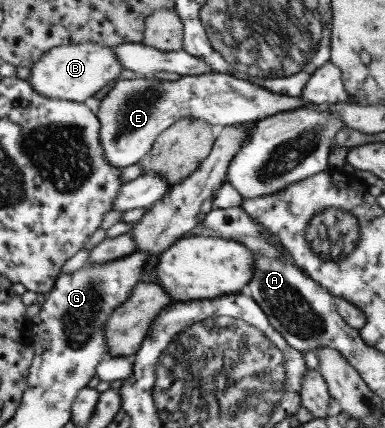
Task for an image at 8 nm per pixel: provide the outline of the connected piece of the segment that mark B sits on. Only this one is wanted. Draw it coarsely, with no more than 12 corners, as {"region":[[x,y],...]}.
{"region":[[93,42],[41,53],[26,81],[45,98],[83,103],[122,69]]}

